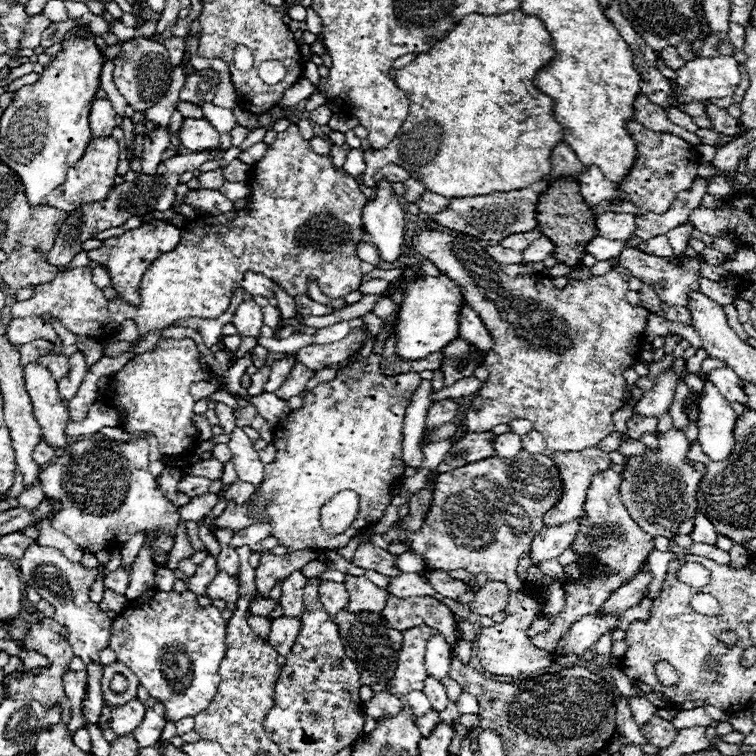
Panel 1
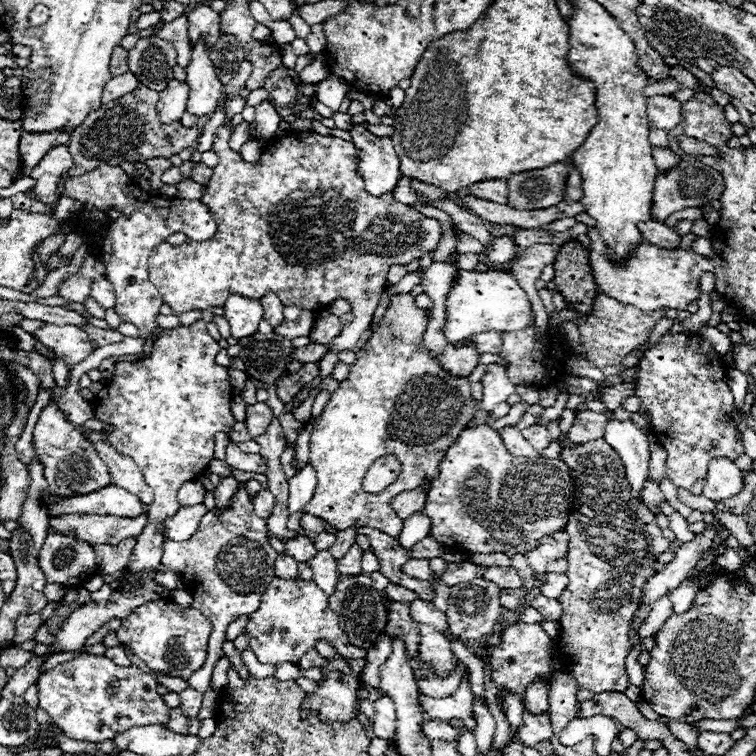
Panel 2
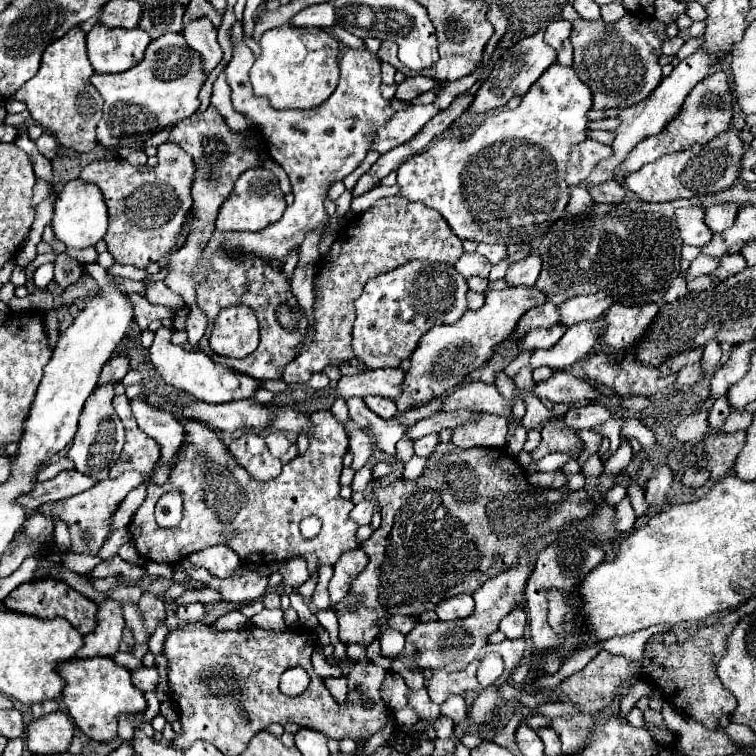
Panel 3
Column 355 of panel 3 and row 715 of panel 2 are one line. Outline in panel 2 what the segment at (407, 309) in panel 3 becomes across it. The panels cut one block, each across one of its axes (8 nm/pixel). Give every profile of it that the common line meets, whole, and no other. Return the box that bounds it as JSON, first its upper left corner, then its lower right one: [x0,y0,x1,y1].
[302,660,356,722]

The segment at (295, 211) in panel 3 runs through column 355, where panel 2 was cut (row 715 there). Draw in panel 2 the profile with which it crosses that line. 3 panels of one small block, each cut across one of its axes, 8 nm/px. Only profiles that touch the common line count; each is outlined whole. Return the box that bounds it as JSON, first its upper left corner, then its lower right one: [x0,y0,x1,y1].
[38,654,170,742]

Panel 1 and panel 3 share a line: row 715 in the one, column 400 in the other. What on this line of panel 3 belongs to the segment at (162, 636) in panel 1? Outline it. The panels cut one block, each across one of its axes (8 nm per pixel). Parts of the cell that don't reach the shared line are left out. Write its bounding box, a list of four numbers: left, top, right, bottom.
[396,64,592,244]

